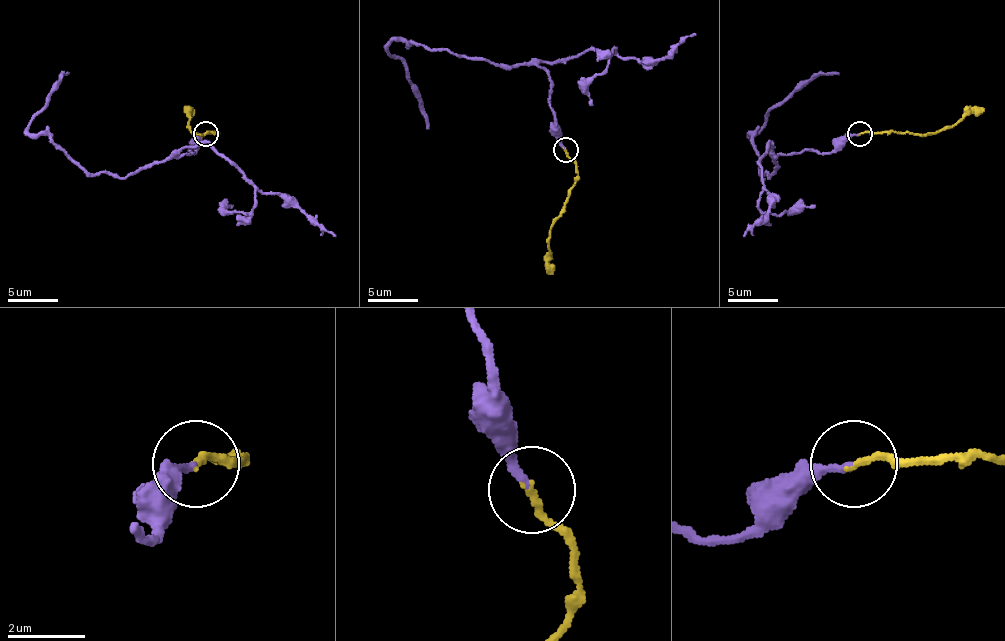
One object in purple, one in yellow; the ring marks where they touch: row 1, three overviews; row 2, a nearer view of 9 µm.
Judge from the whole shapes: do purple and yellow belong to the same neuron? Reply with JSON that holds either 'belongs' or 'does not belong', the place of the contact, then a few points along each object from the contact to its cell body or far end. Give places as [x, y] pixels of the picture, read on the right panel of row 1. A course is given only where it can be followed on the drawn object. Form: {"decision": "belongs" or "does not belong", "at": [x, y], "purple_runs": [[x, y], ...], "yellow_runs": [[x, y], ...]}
{"decision": "belongs", "at": [860, 133], "purple_runs": [[859, 134], [829, 152], [774, 157], [769, 177], [759, 169], [749, 134], [819, 74], [839, 71]], "yellow_runs": [[859, 134], [874, 132], [922, 134], [954, 127], [967, 114], [984, 112]]}

